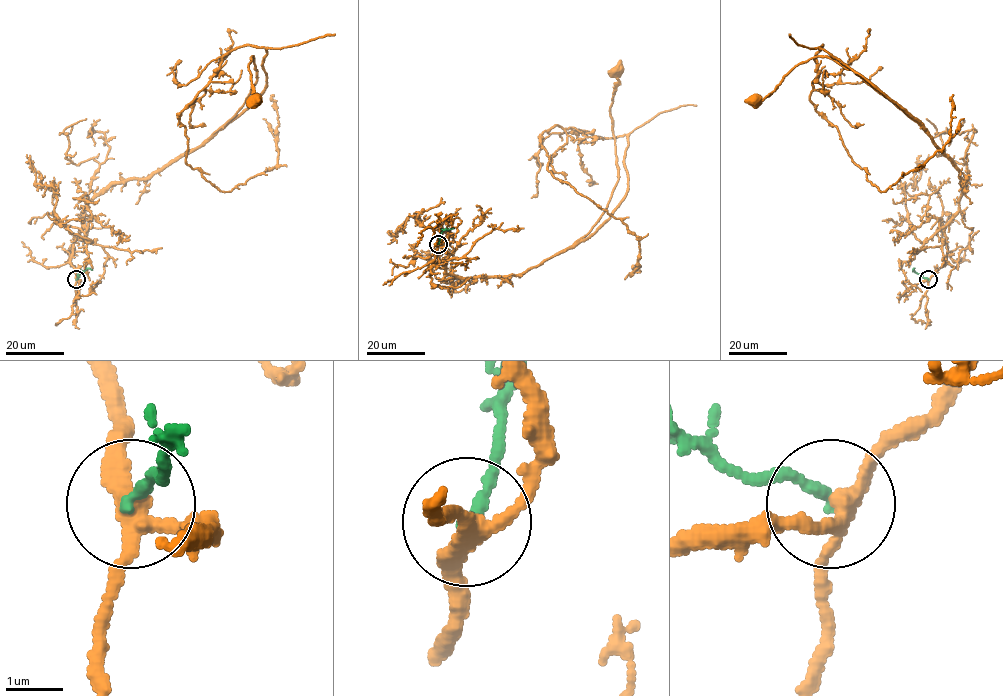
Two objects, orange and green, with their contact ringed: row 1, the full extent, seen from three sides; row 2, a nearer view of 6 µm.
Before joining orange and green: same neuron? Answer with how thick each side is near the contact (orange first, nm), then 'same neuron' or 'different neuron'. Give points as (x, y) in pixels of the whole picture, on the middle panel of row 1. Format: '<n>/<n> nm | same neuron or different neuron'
280/190 nm | different neuron

